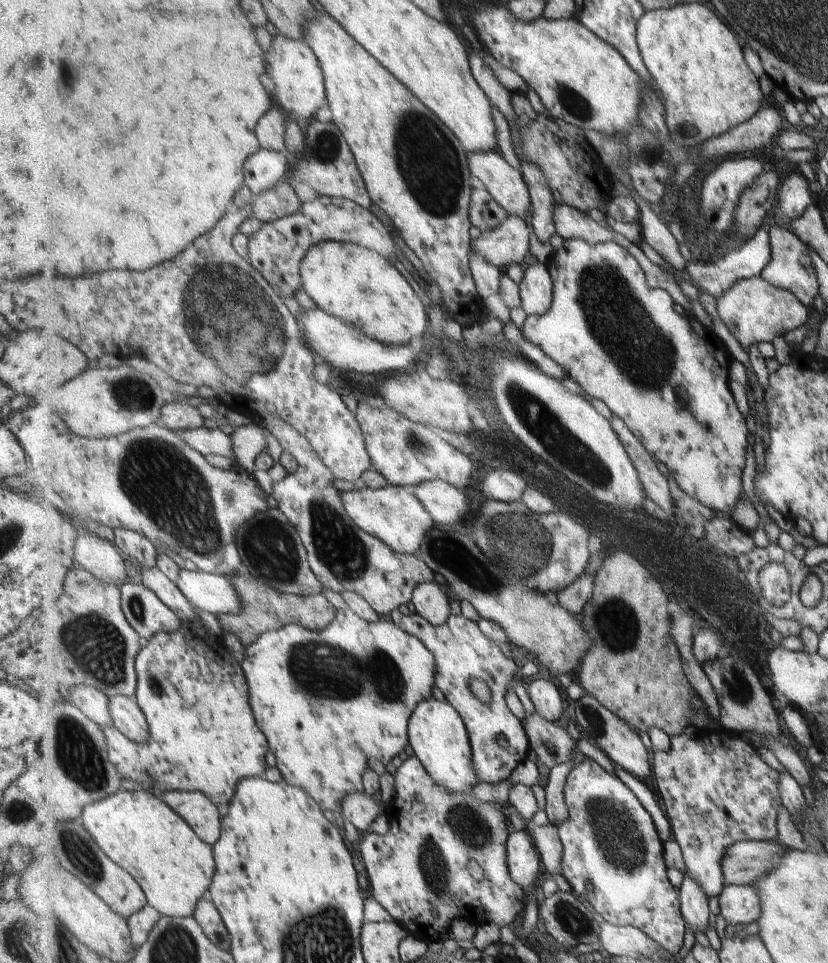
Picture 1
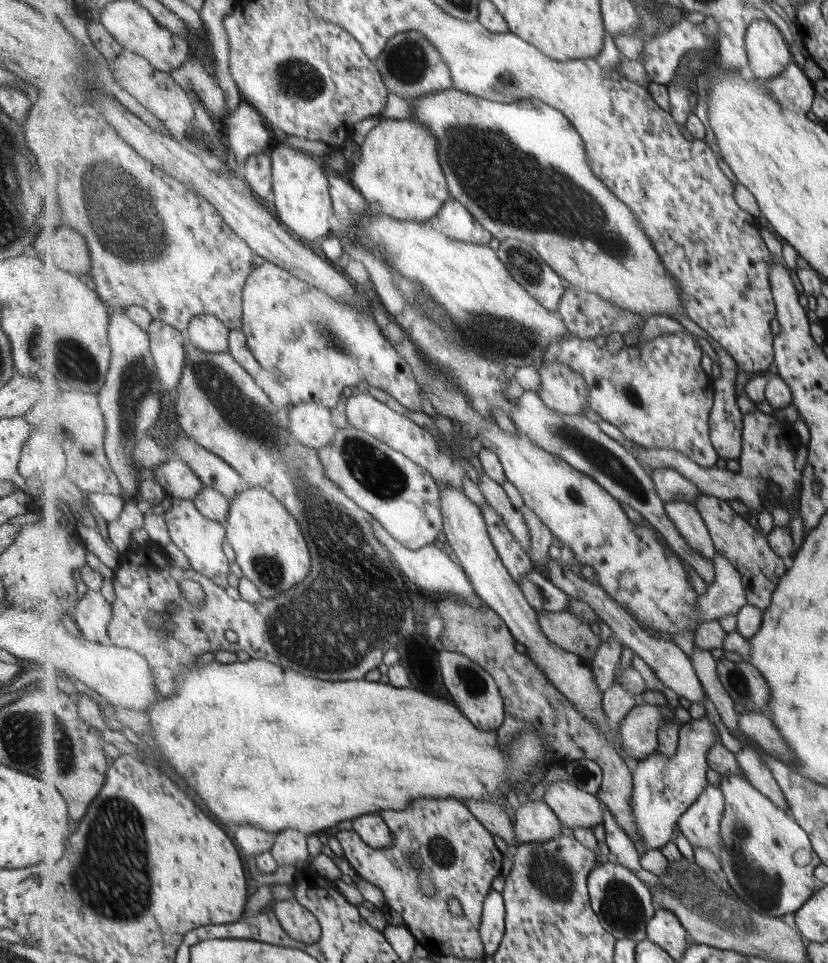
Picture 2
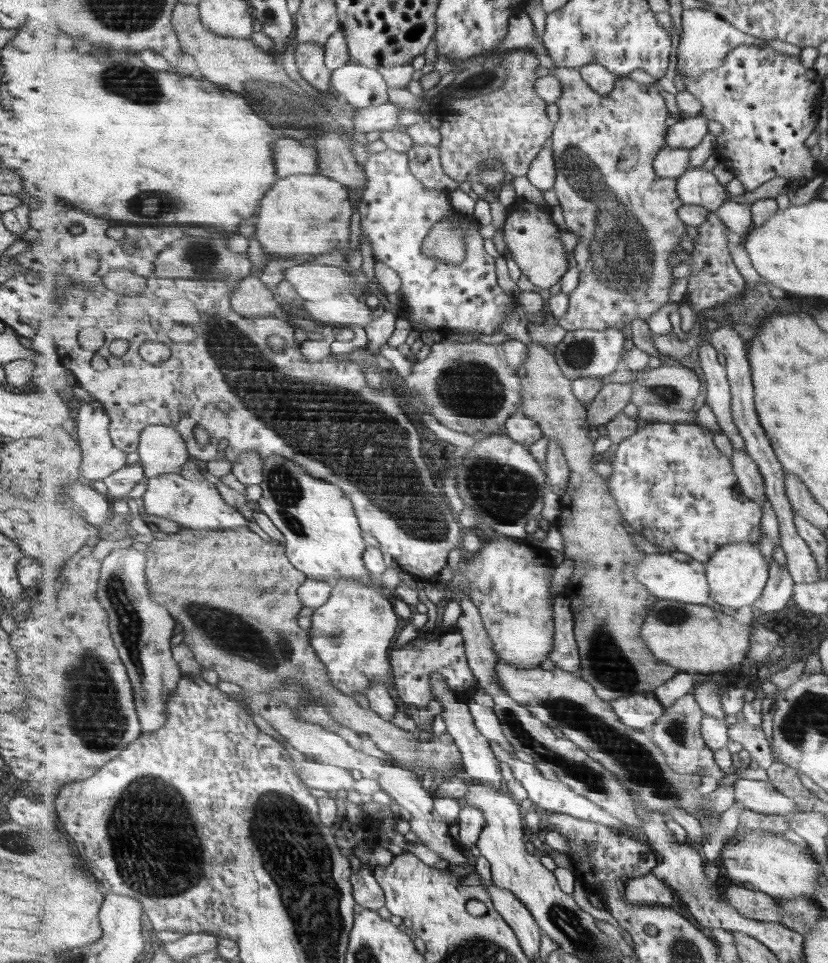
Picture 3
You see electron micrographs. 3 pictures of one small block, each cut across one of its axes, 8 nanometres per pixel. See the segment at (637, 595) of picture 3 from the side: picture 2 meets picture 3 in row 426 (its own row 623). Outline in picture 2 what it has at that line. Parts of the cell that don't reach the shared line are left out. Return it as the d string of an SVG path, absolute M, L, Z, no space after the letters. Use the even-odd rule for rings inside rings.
M569 608L561 612L538 612L539 624L543 634L561 646L566 652L577 654L583 662L592 665L594 656L602 643L601 638L589 623L581 620Z

